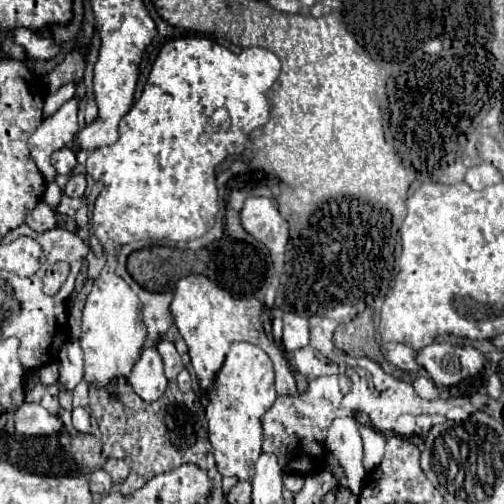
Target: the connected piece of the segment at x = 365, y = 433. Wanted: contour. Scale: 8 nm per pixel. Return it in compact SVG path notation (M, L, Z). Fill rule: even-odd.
M360 425L360 433L362 433L362 441L366 447L366 459L364 459L364 467L366 471L372 471L374 467L380 465L380 459L384 455L384 445L386 445L386 437L380 431L374 431L368 425Z

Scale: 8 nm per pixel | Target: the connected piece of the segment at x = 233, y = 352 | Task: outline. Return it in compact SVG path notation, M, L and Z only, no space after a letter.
M232 343L220 373L216 375L214 391L208 395L208 399L208 439L218 471L232 473L240 469L240 479L252 479L254 463L262 453L260 417L276 401L274 367L270 357L252 343Z

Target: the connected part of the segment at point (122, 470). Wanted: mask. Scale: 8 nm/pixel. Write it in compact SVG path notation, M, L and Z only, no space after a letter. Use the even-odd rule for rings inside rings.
M108 459L106 461L106 465L104 465L104 471L108 471L110 473L110 477L112 477L112 481L114 483L122 483L126 477L128 477L128 465L124 463L124 461L120 461L120 459Z

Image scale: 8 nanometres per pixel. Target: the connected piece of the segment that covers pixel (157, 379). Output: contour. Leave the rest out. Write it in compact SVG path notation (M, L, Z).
M144 349L140 353L140 359L134 363L132 373L128 377L128 383L148 403L162 397L162 393L166 391L168 379L164 375L162 359L156 349Z

